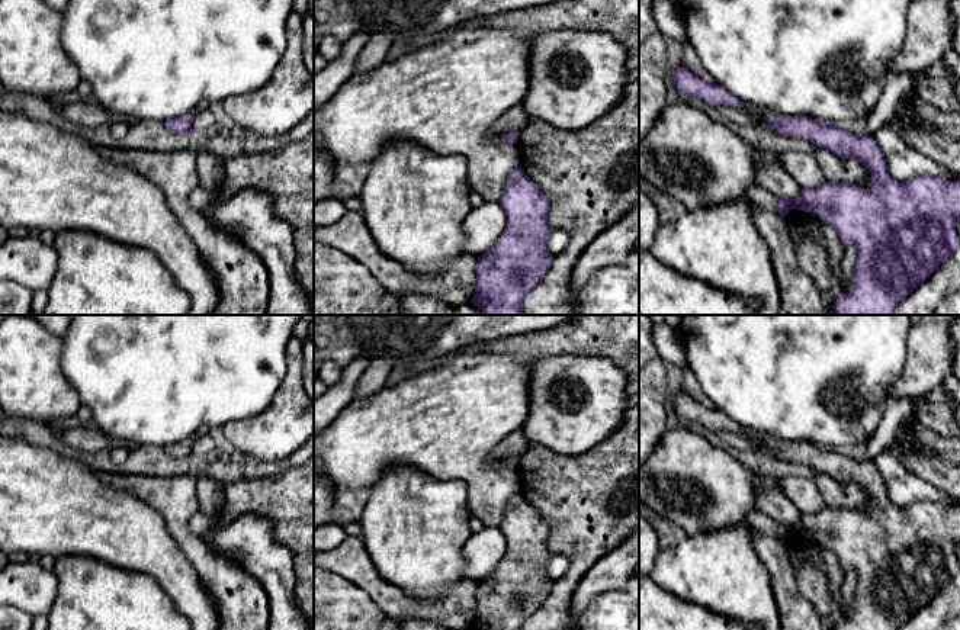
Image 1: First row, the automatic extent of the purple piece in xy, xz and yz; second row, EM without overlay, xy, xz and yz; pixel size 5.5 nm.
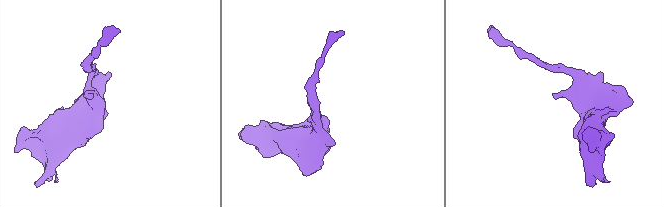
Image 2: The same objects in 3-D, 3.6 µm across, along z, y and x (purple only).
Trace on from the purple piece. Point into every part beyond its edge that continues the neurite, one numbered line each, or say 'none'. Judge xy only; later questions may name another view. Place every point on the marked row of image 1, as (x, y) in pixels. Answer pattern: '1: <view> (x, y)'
none

